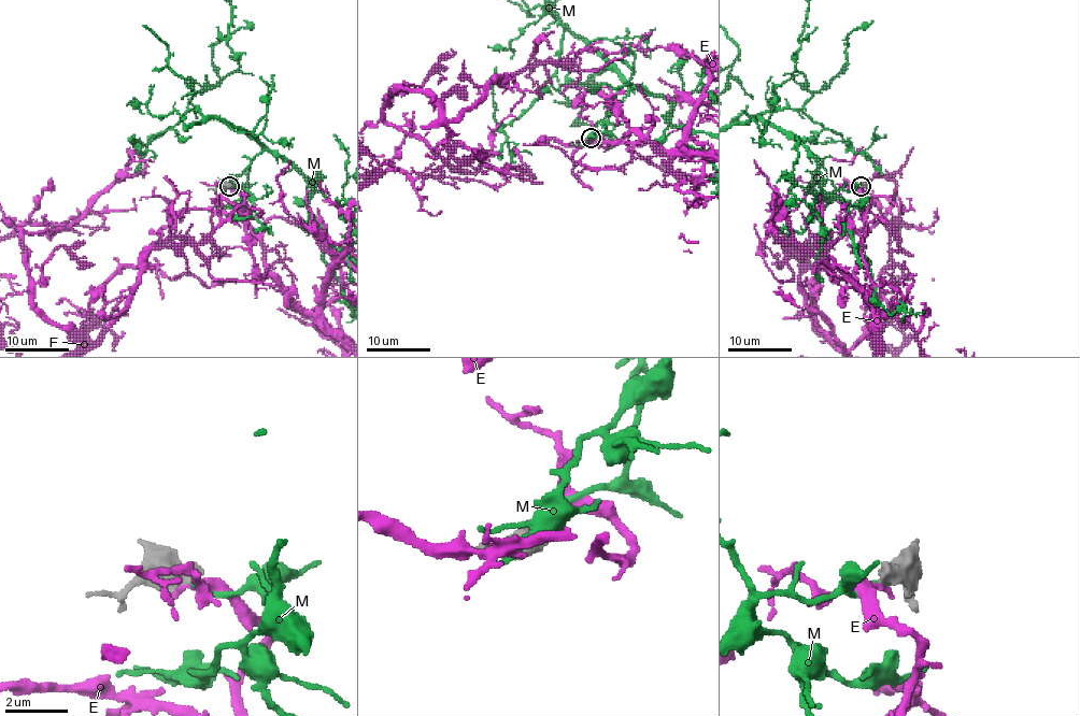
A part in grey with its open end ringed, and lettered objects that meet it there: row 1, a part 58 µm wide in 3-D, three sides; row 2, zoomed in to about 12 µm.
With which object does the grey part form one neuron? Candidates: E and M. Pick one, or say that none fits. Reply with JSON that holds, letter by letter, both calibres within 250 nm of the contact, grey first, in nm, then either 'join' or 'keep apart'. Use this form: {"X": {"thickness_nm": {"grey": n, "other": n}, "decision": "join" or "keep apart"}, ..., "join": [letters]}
{"E": {"thickness_nm": {"grey": 700, "other": 200}, "decision": "keep apart"}, "M": {"thickness_nm": {"grey": 600, "other": 200}, "decision": "join"}, "join": ["M"]}

